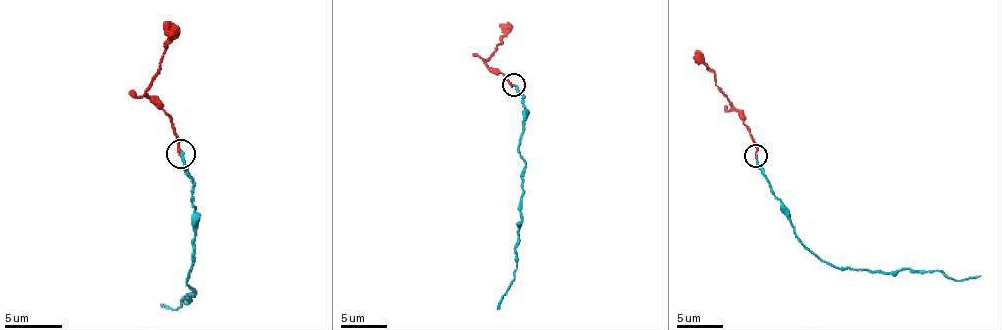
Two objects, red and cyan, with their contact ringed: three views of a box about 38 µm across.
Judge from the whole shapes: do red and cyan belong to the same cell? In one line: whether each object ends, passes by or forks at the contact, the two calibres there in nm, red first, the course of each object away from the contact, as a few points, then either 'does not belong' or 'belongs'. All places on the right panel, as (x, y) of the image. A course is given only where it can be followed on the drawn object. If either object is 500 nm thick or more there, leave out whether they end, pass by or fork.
red ends there; cyan ends there; 190 nm thick on the red side, 200 nm on the other; red runs (755, 155), (757, 144), (737, 110), (716, 84), (714, 71), (695, 50); cyan runs (757, 155), (757, 167), (796, 238), (821, 260), (835, 267), (940, 270), (958, 281), (981, 276); belongs

